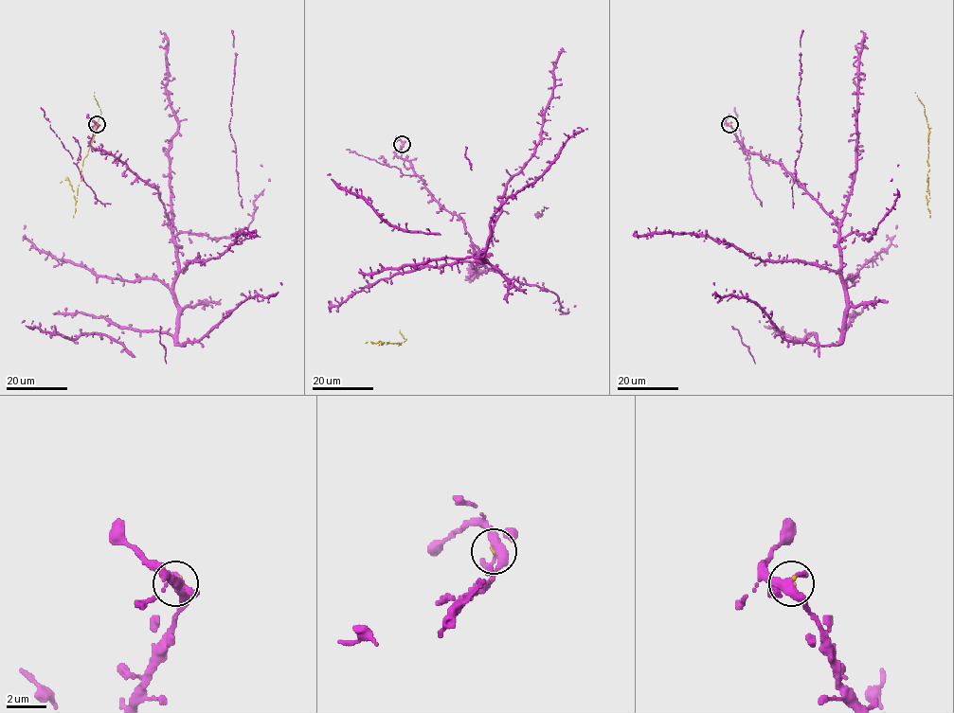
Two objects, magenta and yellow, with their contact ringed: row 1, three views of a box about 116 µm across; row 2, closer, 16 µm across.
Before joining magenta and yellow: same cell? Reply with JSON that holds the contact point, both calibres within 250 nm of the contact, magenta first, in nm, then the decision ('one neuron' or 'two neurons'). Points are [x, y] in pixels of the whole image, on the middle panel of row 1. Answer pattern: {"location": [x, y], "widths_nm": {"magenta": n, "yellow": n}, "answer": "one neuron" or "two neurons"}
{"location": [402, 144], "widths_nm": {"magenta": 340, "yellow": 190}, "answer": "one neuron"}

